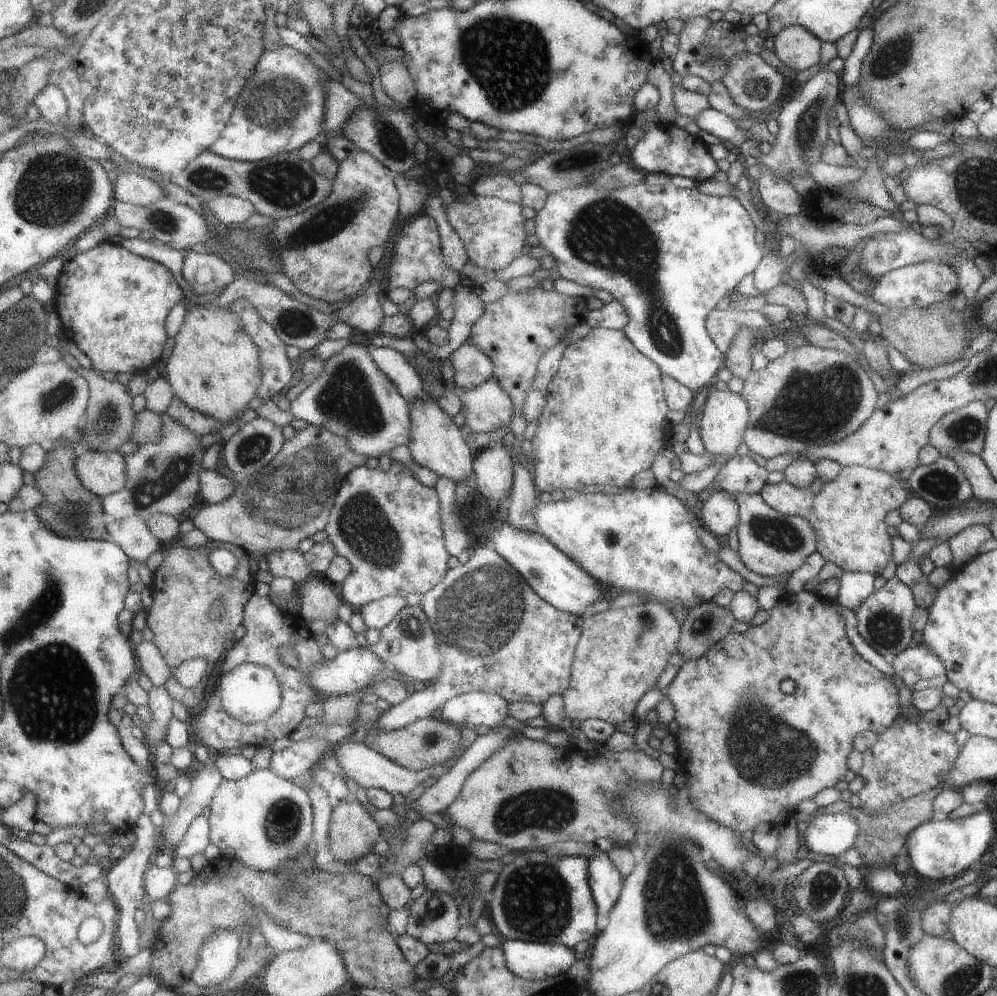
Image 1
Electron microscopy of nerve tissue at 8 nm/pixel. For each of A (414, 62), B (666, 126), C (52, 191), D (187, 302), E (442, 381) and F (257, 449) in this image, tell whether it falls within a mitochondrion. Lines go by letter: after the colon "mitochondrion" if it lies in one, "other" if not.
A: other
B: other
C: mitochondrion
D: other
E: other
F: mitochondrion

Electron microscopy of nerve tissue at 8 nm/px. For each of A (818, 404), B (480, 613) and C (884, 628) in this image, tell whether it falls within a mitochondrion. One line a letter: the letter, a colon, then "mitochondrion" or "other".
A: mitochondrion
B: mitochondrion
C: mitochondrion

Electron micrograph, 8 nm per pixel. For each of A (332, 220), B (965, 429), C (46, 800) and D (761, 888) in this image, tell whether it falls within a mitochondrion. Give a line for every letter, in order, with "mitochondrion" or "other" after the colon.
A: mitochondrion
B: mitochondrion
C: other
D: other

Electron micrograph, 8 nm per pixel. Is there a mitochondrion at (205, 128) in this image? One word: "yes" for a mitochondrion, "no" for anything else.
no

